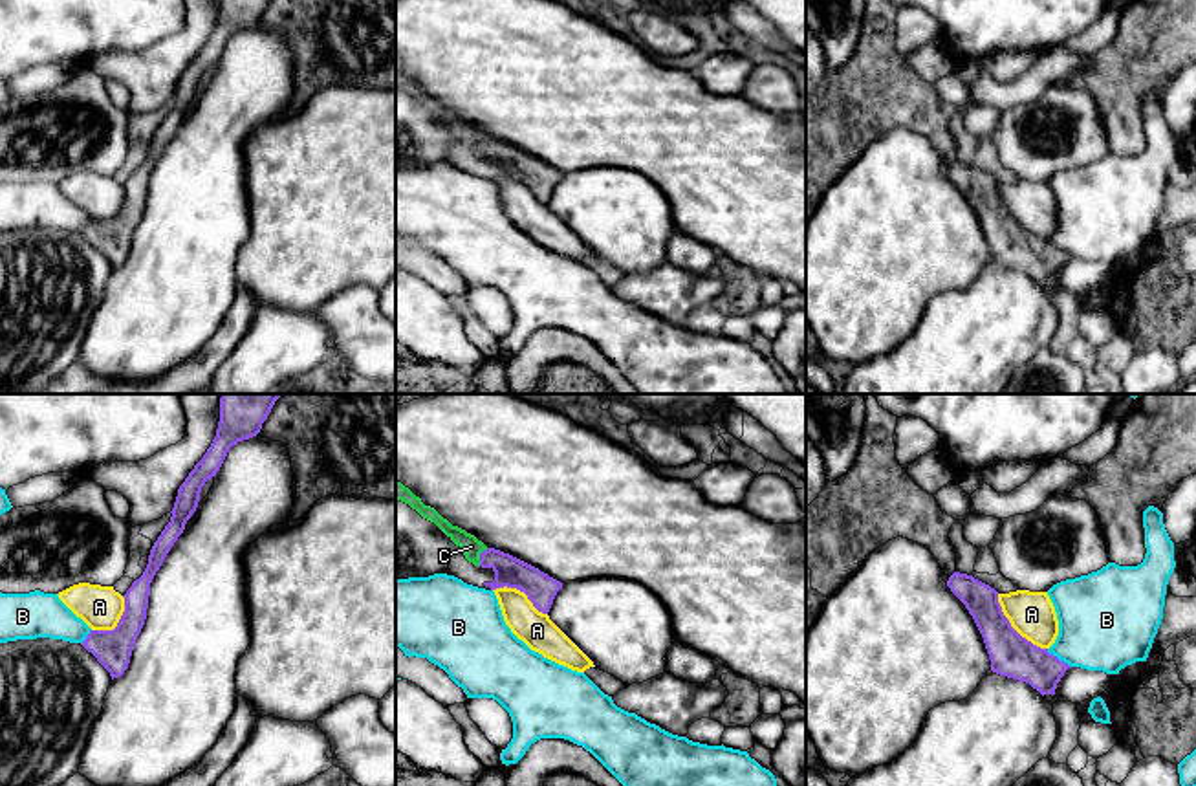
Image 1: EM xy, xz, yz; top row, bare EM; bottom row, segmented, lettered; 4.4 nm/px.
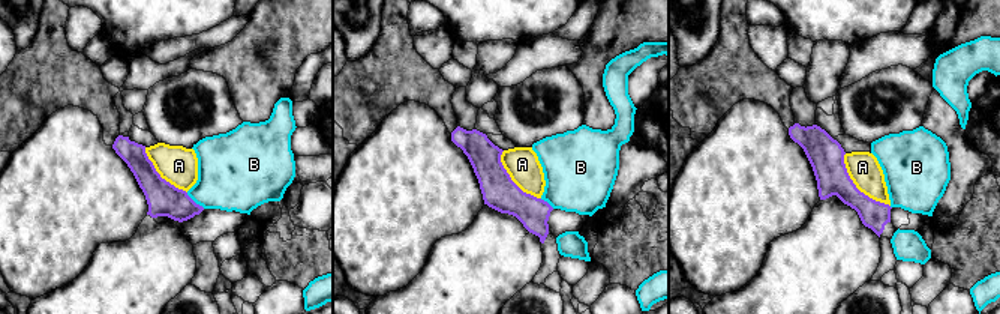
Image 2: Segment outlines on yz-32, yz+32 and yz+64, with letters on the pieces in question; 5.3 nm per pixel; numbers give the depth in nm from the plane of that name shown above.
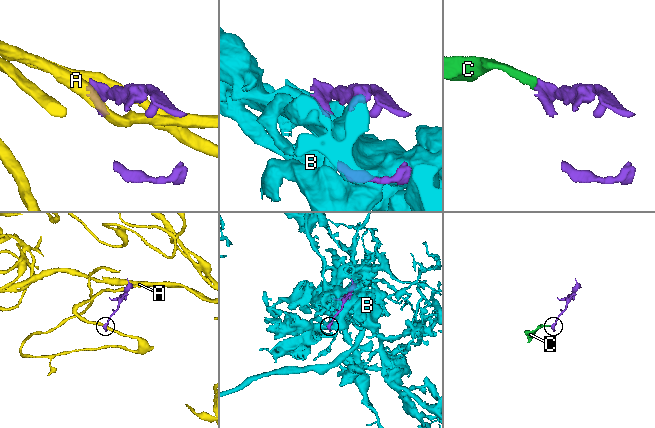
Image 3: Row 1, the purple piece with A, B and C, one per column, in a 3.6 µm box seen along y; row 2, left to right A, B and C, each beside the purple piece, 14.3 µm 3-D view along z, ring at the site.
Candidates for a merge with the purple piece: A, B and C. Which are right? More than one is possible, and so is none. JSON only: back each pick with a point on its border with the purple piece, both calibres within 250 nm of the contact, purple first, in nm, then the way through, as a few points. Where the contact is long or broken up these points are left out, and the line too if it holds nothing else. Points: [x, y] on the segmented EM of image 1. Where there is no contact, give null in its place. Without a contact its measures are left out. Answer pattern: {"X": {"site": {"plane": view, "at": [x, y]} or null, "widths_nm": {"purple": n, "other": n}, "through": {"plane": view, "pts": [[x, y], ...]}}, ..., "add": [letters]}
{"C": {"site": {"plane": "xz", "at": [480, 556]}, "widths_nm": {"purple": 140, "other": 90}, "through": {"plane": "xz", "pts": [[511, 572], [497, 559], [480, 556], [471, 546]]}}, "add": ["C"]}

